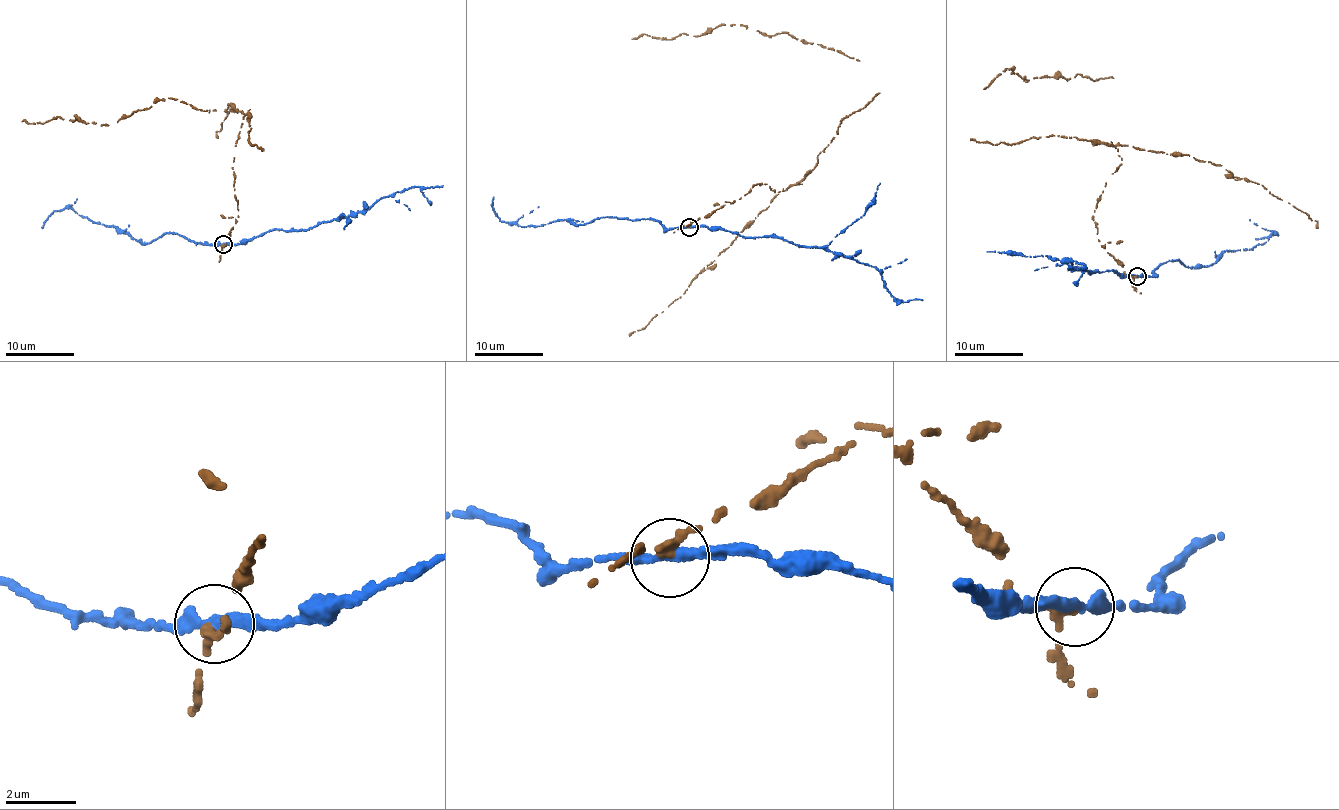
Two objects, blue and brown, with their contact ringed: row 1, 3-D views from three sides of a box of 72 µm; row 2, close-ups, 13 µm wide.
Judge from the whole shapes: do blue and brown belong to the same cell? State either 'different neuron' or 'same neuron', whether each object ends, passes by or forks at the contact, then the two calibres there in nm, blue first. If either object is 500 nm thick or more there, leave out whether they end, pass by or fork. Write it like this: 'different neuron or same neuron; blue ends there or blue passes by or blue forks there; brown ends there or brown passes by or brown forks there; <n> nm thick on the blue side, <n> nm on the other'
different neuron; blue passes by; brown passes by; 280 nm thick on the blue side, 240 nm on the other

